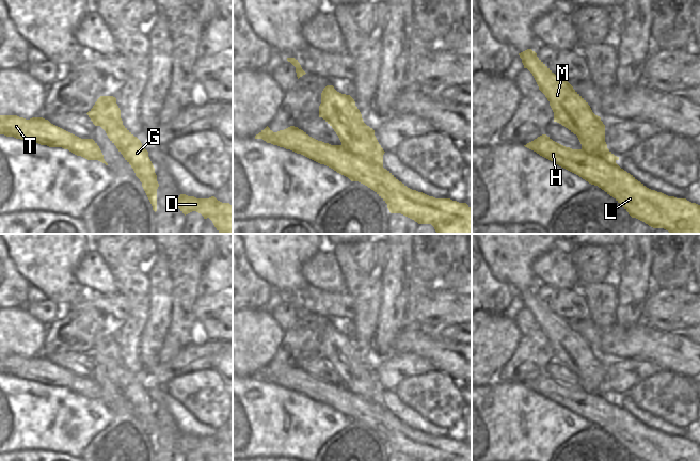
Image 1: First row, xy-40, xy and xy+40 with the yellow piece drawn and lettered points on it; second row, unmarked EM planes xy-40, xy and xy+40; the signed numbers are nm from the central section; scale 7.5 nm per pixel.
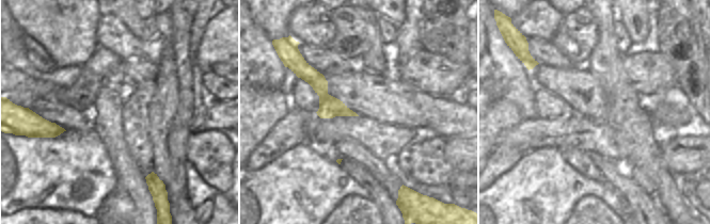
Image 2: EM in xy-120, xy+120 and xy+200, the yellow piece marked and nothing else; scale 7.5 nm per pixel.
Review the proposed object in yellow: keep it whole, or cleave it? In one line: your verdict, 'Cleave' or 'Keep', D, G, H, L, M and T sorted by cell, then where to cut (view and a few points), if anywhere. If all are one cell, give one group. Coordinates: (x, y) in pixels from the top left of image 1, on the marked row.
Cleave. Groups: D H L T / G M. Split along xy (341, 144), (348, 150), (382, 167)

